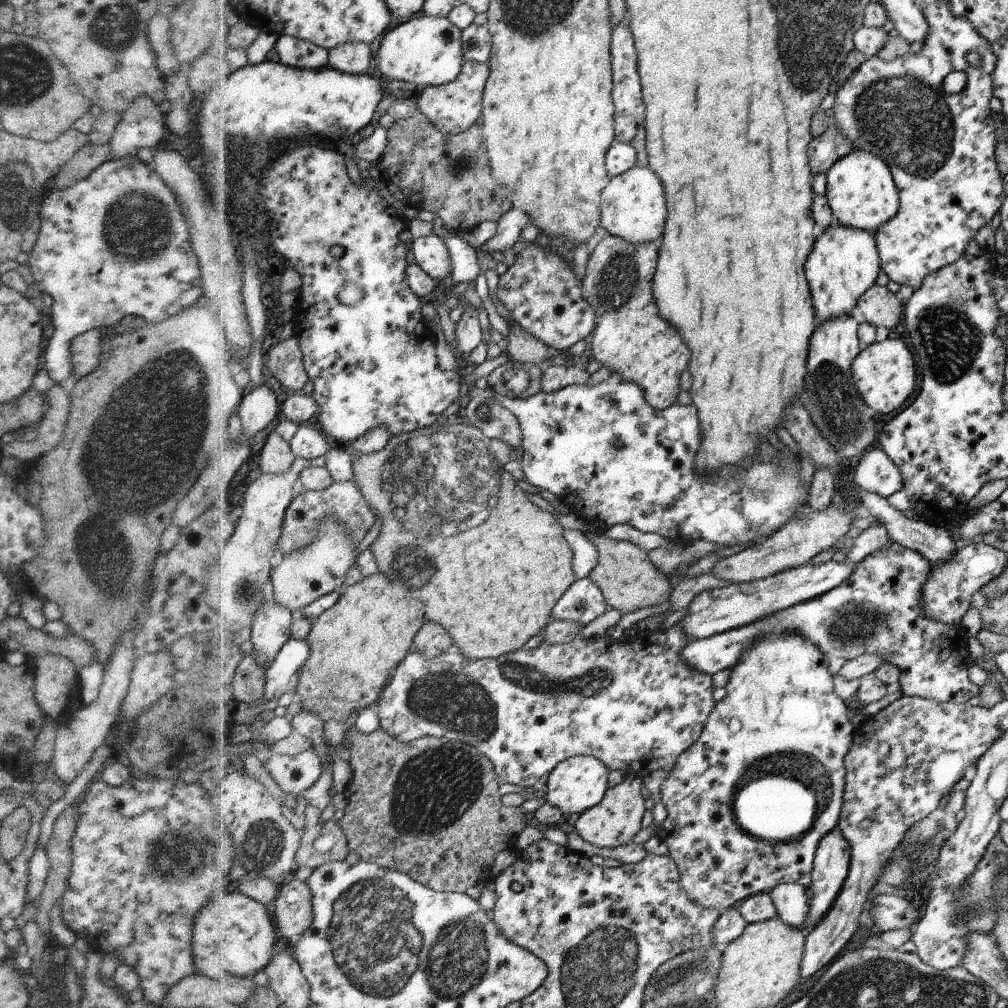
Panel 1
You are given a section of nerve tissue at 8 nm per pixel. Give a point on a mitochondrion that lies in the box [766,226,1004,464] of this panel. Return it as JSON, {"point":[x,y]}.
{"point":[950,342]}

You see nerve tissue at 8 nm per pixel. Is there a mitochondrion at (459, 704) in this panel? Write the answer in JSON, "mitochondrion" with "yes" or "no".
{"mitochondrion":"yes"}

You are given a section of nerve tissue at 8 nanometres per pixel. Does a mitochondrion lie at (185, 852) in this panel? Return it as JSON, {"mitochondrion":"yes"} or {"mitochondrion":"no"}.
{"mitochondrion":"yes"}

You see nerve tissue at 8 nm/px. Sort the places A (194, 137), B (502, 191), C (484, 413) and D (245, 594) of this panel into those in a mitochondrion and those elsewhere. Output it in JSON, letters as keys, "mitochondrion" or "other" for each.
{"A":"other","B":"other","C":"mitochondrion","D":"mitochondrion"}

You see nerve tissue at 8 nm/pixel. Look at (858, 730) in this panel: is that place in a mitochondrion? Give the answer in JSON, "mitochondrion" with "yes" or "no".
{"mitochondrion":"no"}

